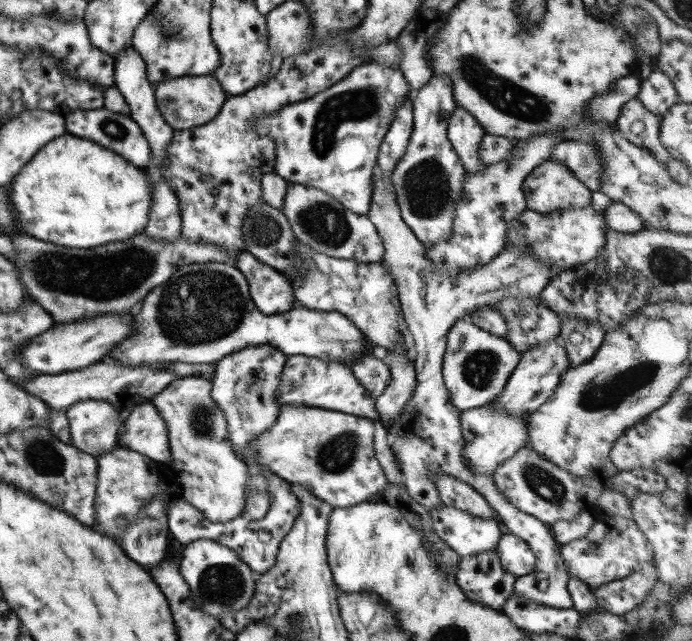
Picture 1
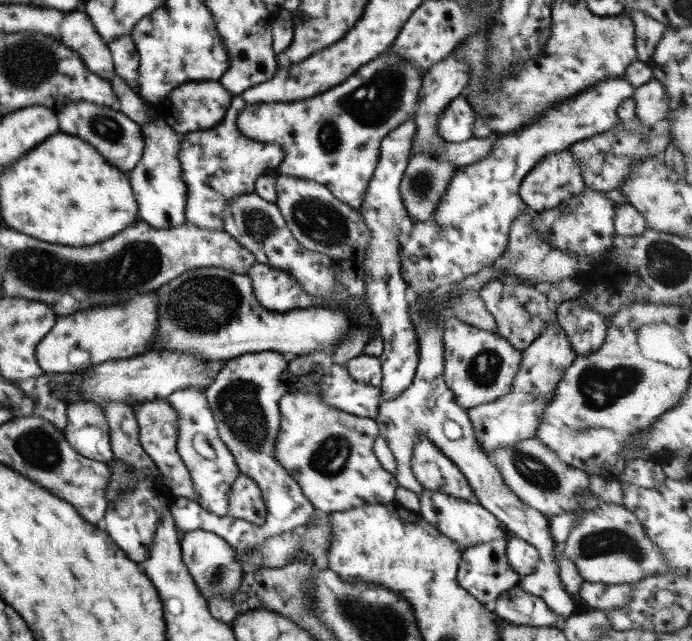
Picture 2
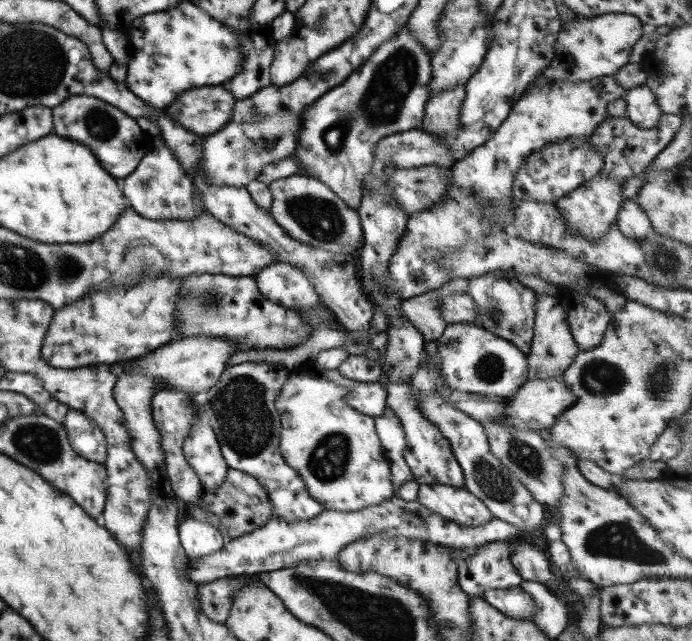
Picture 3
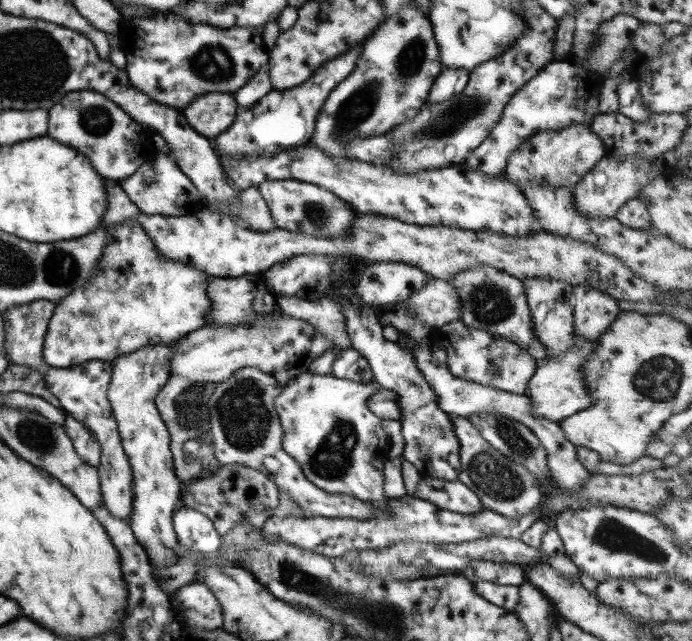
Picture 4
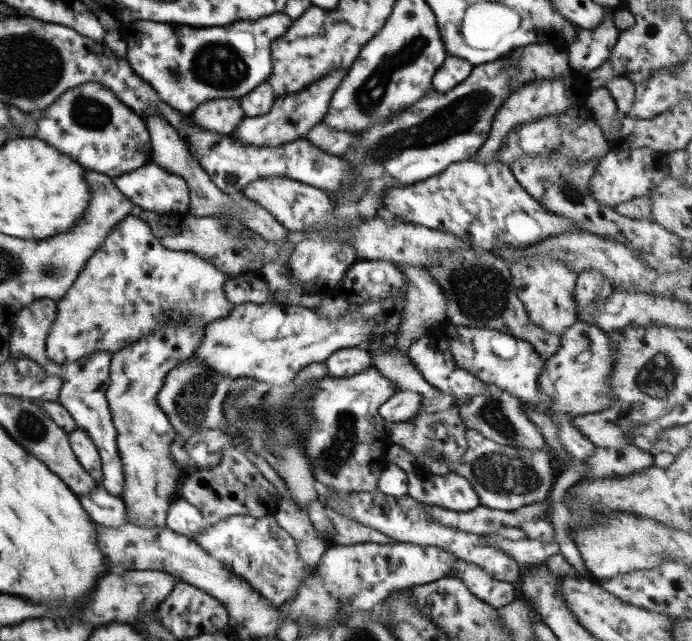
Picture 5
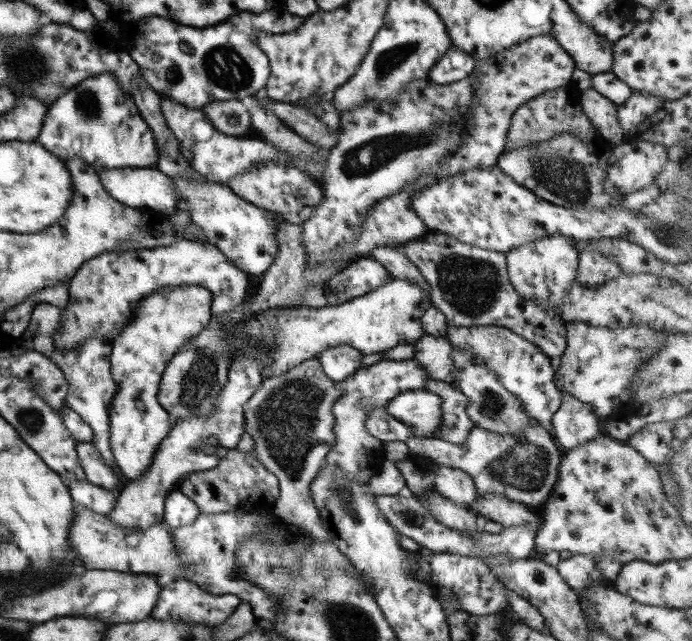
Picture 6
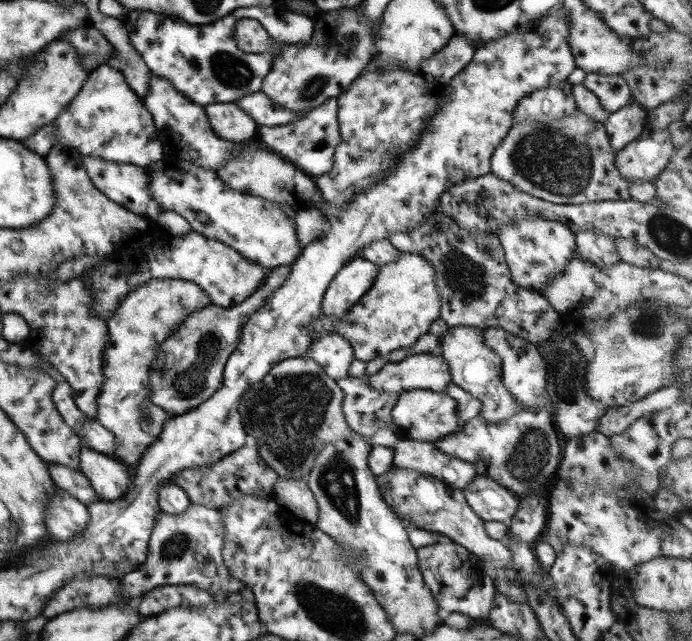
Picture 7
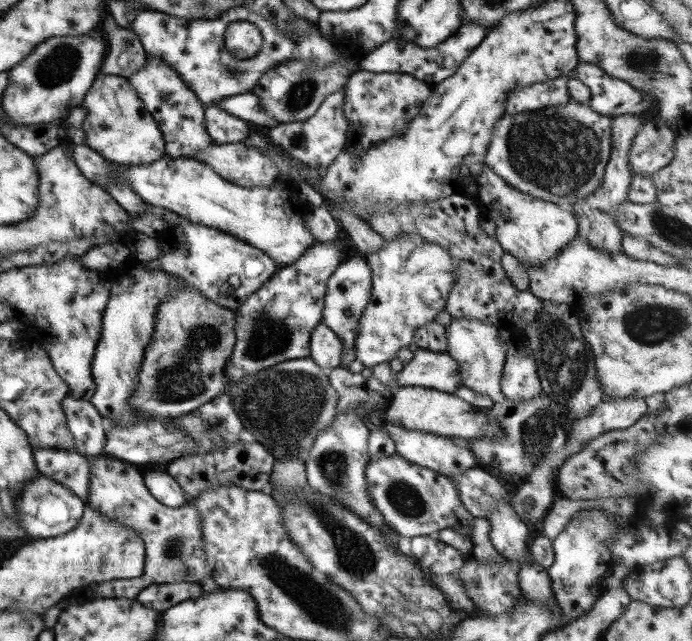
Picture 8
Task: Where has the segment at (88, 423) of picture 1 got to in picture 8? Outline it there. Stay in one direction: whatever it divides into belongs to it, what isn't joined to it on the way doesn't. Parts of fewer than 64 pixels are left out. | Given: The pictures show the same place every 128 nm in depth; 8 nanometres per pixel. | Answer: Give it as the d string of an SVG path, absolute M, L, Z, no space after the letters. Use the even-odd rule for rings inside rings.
M104 454L87 455L89 462L88 503L101 516L123 524L125 528L137 532L145 546L145 562L143 576L130 579L113 579L101 581L91 586L93 596L99 599L135 599L137 593L149 585L163 583L201 583L211 577L211 568L201 552L201 526L199 514L191 504L183 504L179 508L163 506L155 500L143 484L141 468L131 463L120 461Z

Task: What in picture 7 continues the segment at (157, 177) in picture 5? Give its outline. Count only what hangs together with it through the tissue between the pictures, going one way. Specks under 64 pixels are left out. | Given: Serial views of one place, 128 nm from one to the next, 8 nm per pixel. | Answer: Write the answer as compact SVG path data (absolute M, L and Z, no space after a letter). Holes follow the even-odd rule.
M78 153L82 166L87 172L93 186L100 190L109 200L121 205L125 210L129 210L137 216L147 214L147 216L157 216L161 212L161 204L151 198L149 194L149 178L146 169L132 164L110 163L101 158L95 158Z

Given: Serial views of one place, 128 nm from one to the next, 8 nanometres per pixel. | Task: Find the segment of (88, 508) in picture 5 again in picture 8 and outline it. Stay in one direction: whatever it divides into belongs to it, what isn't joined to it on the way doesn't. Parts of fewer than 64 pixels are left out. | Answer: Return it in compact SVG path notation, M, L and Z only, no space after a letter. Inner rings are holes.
M33 449L33 463L45 478L67 487L81 500L87 498L89 462L86 455L69 449Z

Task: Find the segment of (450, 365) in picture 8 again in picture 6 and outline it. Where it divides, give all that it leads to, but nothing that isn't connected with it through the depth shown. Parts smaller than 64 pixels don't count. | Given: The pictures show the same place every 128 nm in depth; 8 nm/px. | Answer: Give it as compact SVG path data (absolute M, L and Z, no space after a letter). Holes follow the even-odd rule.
M408 359L405 361L381 360L369 367L357 369L345 380L335 383L336 388L342 392L342 396L331 404L331 413L335 417L335 424L333 424L335 444L326 453L325 464L341 468L351 481L363 481L363 484L368 484L369 479L381 471L385 459L381 441L373 438L365 430L365 424L363 424L365 417L370 410L387 404L404 391L425 389L425 382L429 380L427 371L413 359Z

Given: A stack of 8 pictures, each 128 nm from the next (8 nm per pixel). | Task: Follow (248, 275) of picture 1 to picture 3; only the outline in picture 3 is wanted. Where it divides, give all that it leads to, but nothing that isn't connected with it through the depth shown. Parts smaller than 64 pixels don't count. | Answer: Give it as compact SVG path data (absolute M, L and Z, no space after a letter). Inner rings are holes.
M275 262L252 275L256 288L265 299L285 308L313 307L320 304L313 283L303 269Z

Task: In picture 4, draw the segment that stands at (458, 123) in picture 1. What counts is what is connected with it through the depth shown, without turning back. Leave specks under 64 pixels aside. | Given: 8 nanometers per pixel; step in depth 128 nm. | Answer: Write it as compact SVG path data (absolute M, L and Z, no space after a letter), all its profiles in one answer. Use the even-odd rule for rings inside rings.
M443 67L433 79L433 84L426 98L427 104L443 102L453 95L463 92L468 81L468 71Z

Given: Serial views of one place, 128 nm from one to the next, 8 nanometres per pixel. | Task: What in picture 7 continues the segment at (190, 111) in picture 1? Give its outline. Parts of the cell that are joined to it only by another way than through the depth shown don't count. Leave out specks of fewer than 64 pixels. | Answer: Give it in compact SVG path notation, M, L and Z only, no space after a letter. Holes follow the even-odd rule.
M233 101L208 104L203 110L211 131L224 141L240 143L257 134L253 120Z

